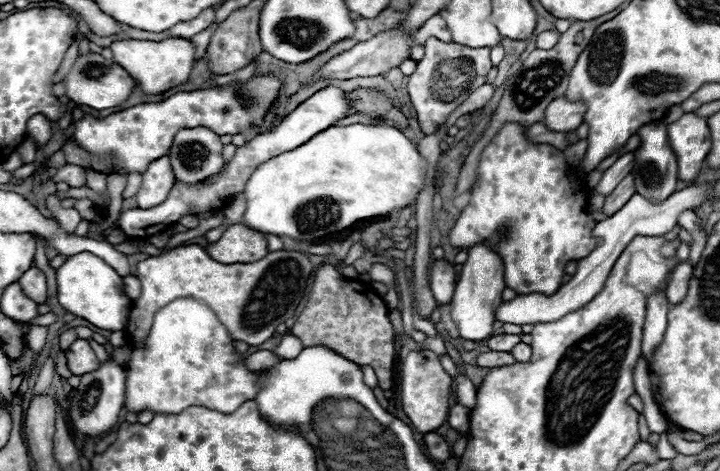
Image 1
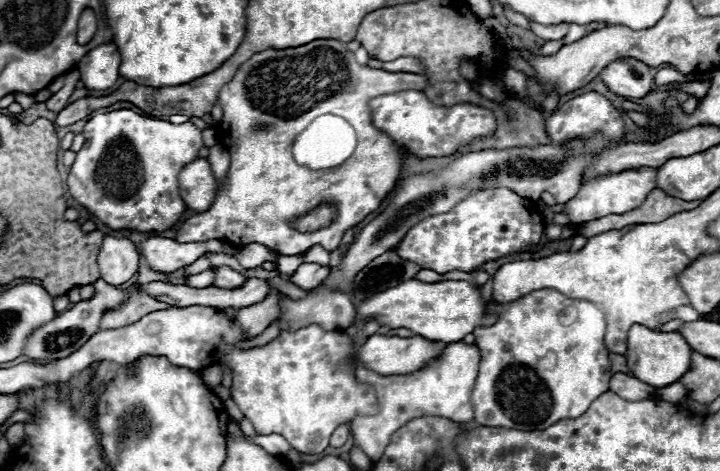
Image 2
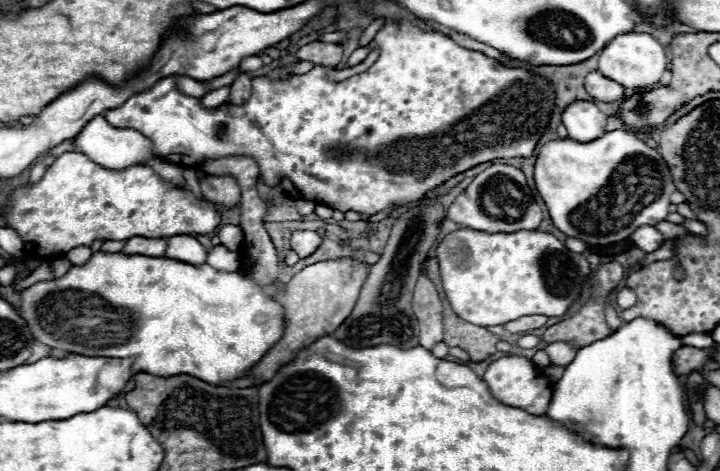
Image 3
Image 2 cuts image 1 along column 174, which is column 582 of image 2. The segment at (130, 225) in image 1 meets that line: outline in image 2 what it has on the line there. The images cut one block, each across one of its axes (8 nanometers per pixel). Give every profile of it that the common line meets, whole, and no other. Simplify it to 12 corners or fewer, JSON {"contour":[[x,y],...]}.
{"contour":[[656,168],[598,176],[566,204],[572,224],[638,208]]}

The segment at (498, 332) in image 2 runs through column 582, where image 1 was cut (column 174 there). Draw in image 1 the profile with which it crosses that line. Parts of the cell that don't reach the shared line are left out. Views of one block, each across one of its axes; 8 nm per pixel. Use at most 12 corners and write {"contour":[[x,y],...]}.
{"contour":[[206,304],[158,310],[126,408],[230,414],[258,394]]}

